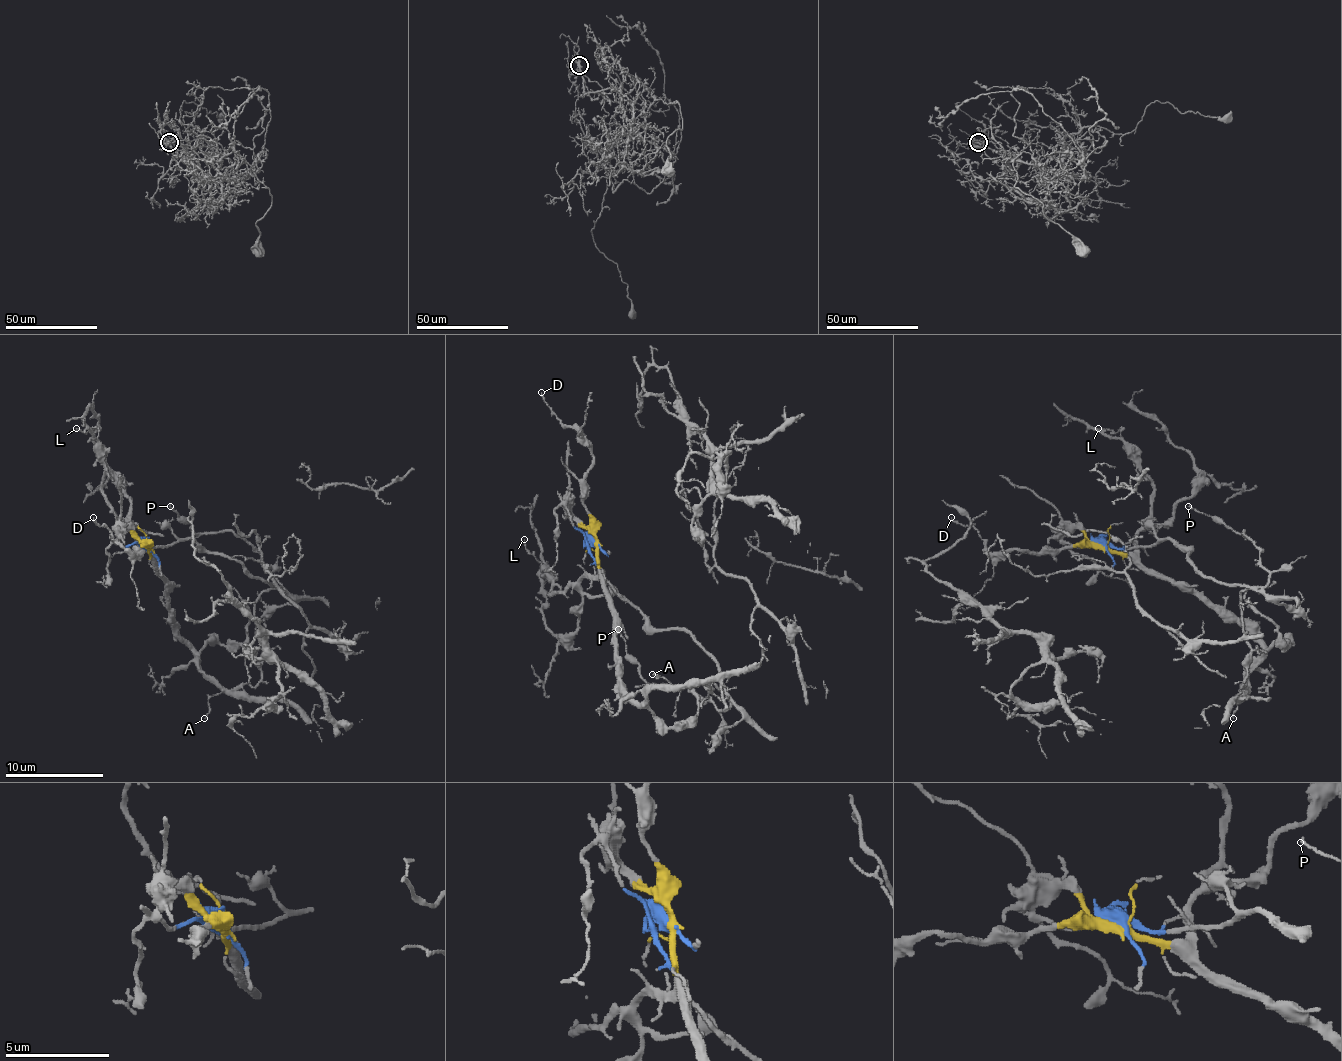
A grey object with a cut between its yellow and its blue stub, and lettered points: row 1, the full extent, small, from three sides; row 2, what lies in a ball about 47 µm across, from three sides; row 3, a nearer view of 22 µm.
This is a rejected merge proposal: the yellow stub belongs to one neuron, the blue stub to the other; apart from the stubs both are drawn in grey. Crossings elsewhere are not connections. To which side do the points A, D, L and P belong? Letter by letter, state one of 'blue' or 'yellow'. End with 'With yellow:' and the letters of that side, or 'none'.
A: yellow
D: yellow
L: yellow
P: blue
With yellow: A, D, L

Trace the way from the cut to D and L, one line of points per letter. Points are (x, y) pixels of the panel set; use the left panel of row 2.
D: (148, 544), (136, 551), (138, 554), (146, 549), (123, 549), (94, 517)
L: (148, 544), (151, 551), (101, 489), (99, 430), (82, 433), (77, 428)

